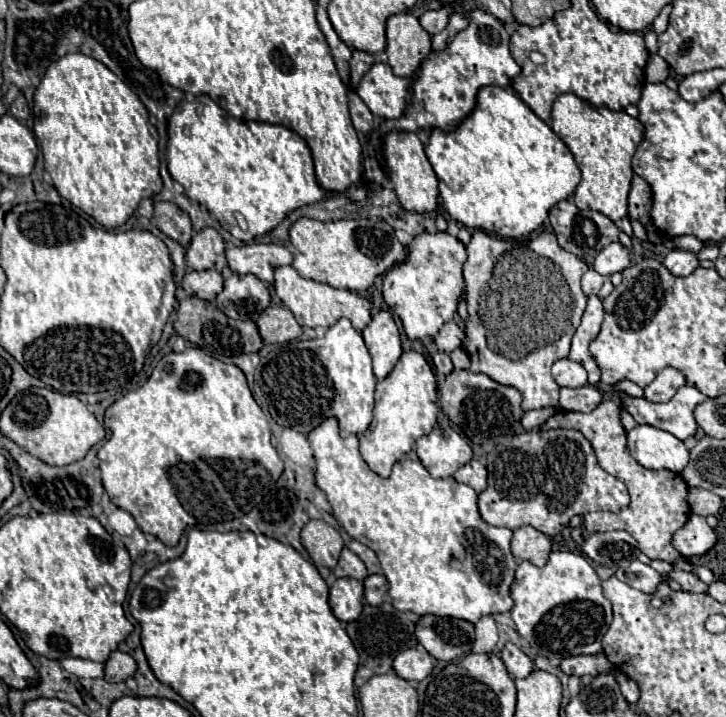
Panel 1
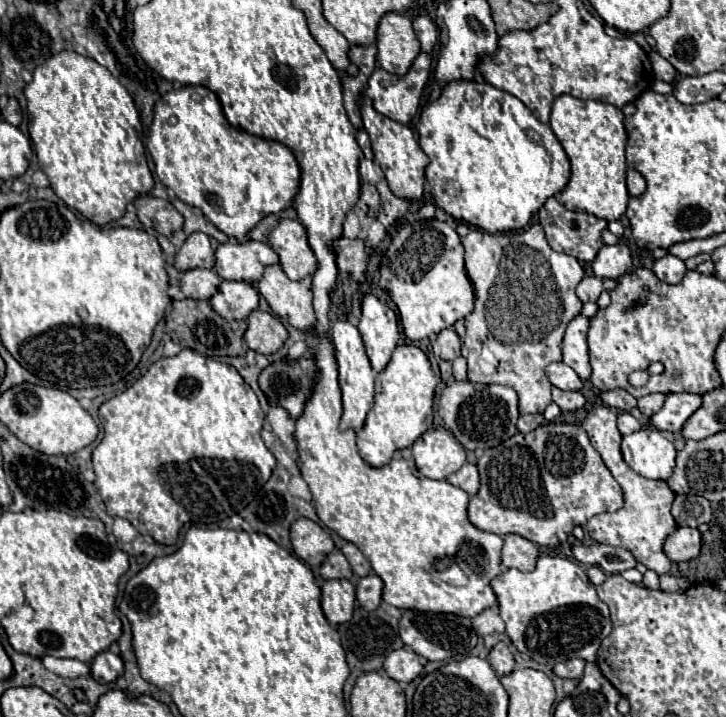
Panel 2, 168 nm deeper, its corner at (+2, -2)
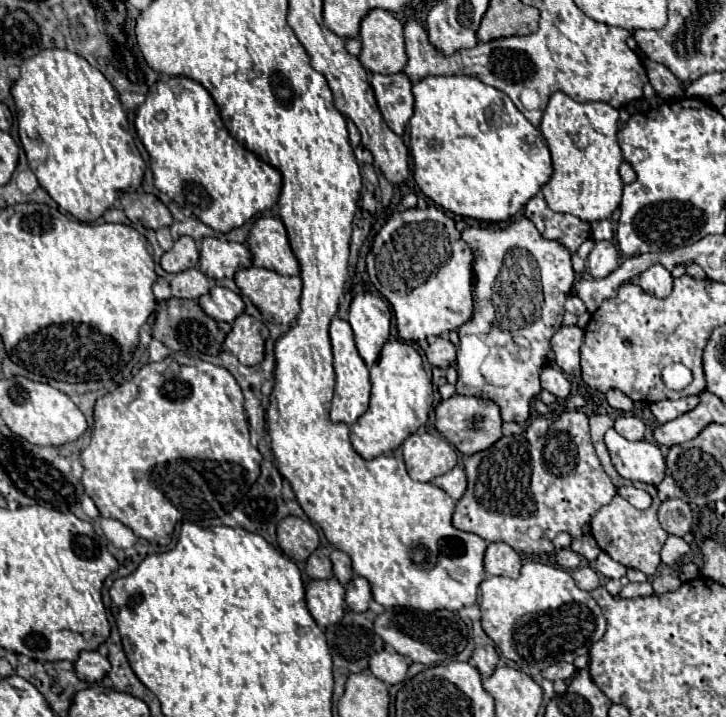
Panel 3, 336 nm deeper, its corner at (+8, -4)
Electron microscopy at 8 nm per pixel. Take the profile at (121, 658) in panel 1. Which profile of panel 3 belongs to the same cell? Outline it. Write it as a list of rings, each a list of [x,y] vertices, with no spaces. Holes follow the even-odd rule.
[[[81,652],[73,666],[75,666],[77,678],[89,684],[99,682],[109,672],[109,660],[99,652]]]

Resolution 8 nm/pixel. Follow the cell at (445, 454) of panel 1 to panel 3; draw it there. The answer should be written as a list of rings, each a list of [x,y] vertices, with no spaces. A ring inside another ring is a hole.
[[[425,430],[411,434],[401,450],[409,476],[419,482],[431,482],[457,464],[455,448],[443,436],[433,436]]]

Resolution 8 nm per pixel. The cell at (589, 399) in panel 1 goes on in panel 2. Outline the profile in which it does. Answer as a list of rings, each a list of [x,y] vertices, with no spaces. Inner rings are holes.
[[[553,388],[553,402],[561,410],[581,410],[587,400],[581,392],[565,392],[565,390],[559,390],[559,388]]]

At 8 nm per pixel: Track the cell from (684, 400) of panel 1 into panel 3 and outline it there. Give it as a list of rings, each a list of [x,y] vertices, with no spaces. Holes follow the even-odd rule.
[[[685,396],[679,400],[661,400],[651,404],[651,412],[657,418],[657,422],[665,424],[669,420],[675,420],[677,416],[693,410],[699,404],[699,396]]]

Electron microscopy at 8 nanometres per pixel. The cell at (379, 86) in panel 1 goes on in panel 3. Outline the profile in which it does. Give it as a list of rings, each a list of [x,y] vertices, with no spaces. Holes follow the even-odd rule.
[[[403,72],[387,76],[373,74],[371,86],[375,90],[375,98],[387,126],[401,136],[405,132],[409,118],[413,116],[411,80]]]

